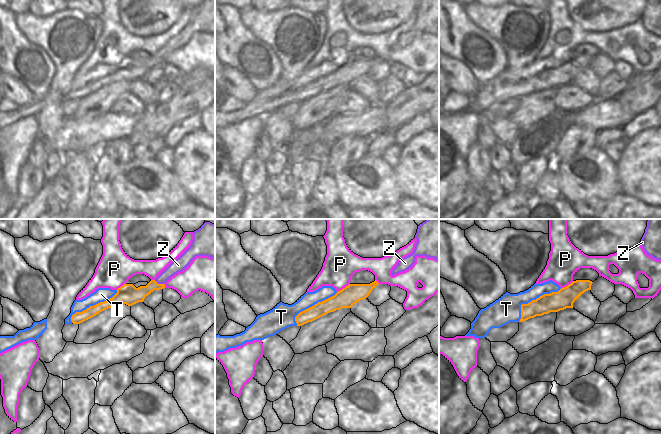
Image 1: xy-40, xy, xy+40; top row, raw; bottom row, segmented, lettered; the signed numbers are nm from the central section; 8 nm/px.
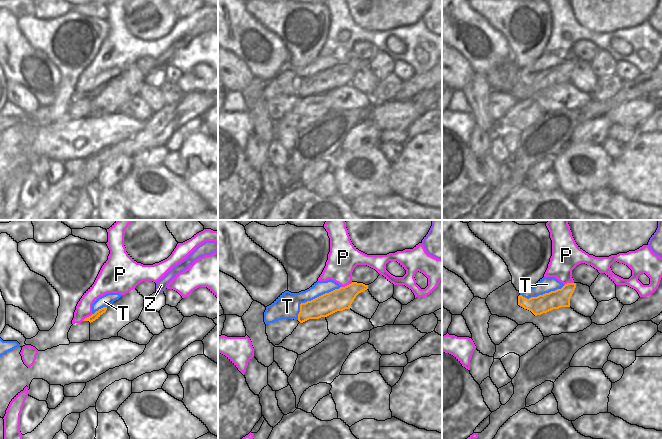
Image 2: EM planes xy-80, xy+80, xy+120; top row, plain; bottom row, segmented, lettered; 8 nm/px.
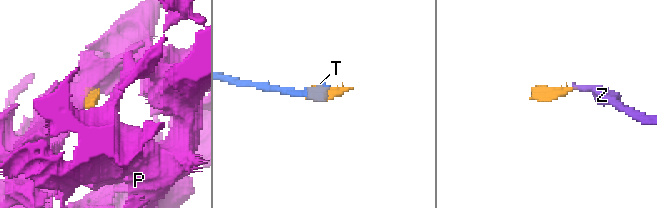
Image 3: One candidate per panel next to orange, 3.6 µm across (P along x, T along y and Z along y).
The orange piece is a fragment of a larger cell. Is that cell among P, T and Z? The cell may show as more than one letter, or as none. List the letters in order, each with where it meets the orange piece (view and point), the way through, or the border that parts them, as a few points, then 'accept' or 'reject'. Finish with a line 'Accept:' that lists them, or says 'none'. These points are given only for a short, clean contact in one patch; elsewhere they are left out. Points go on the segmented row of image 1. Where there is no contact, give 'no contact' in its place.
P: meets orange in xy at (343, 288); reject
T: meets orange in xy+40 at (533, 300); accept
Z: meets orange in xy-40 at (159, 284); runs through xy-40 (130, 295), (159, 284), (178, 265); accept
Accept: T, Z

